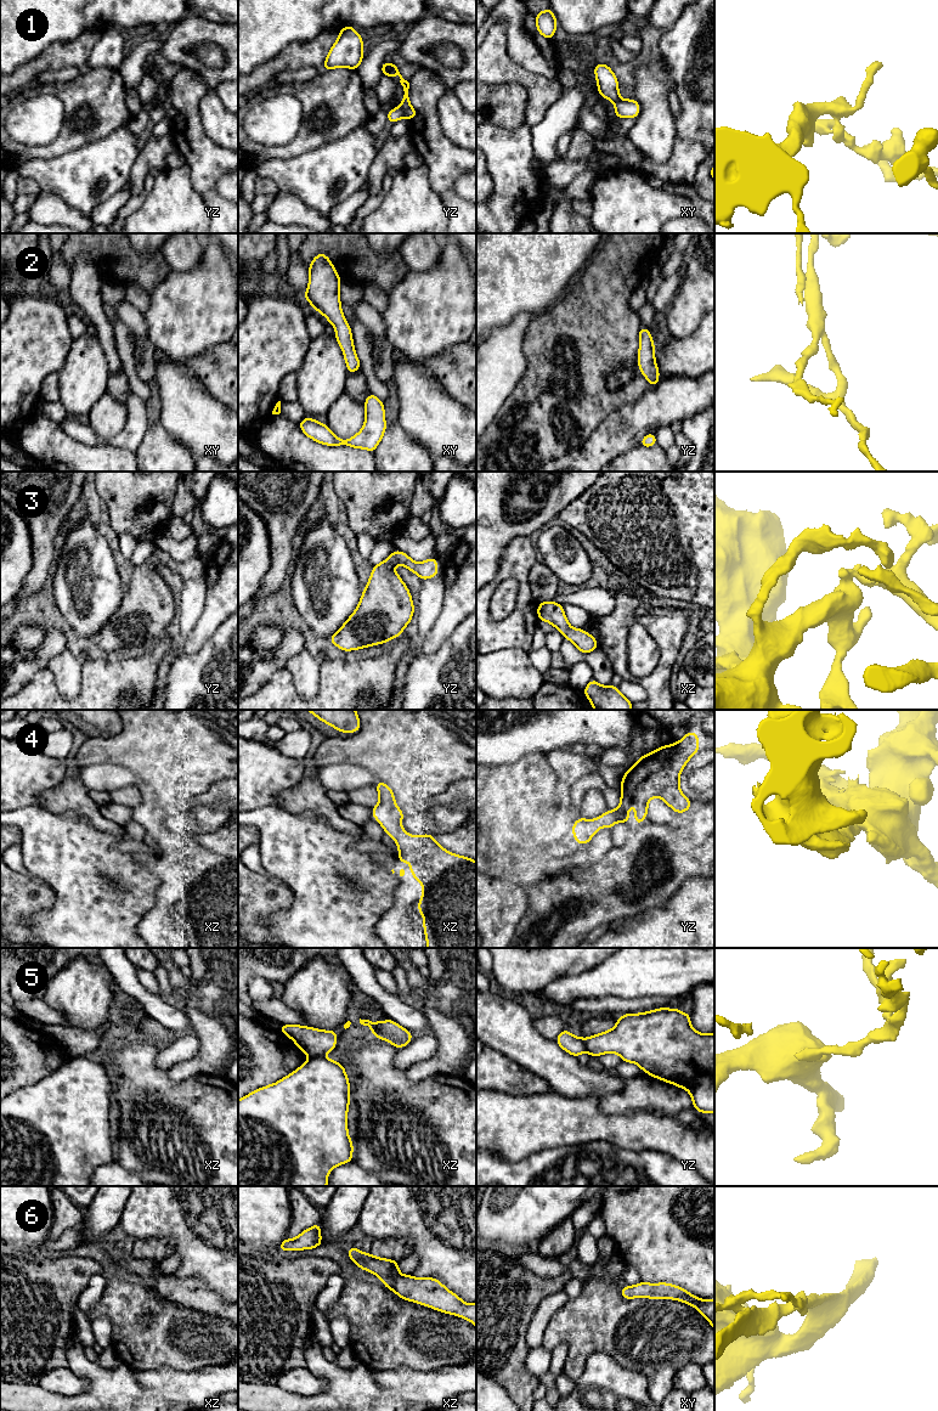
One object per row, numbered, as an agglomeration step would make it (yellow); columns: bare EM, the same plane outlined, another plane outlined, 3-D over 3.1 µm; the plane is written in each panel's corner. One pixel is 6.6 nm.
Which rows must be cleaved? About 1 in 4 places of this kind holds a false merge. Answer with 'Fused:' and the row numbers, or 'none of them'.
Fused: 5

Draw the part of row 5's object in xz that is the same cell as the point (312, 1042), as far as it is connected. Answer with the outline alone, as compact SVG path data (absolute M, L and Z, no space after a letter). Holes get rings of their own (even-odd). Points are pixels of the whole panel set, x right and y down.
M284 1025L278 1029L293 1039L296 1046L310 1057L330 1052L337 1045L338 1033L335 1031L321 1031L299 1025Z

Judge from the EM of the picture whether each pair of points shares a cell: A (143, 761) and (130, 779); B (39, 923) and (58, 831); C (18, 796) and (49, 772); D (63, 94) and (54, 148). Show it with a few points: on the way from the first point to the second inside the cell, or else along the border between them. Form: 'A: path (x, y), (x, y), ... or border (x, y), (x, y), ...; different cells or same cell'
A: border (134, 771), (140, 778); different cells
B: path (62, 903), (62, 856); same cell
C: path (26, 789), (41, 773); same cell
D: path (86, 100), (94, 107), (100, 124), (77, 134); same cell

